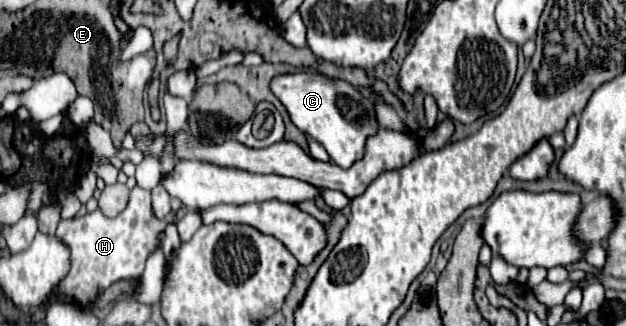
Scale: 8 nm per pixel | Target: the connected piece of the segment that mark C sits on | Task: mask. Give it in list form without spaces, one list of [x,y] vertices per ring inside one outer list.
[[[316,72],[278,74],[270,82],[270,90],[292,116],[292,124],[318,140],[330,154],[330,160],[340,168],[350,168],[352,162],[360,160],[366,138],[378,130],[372,100],[364,98],[352,84],[344,80],[334,80]]]

